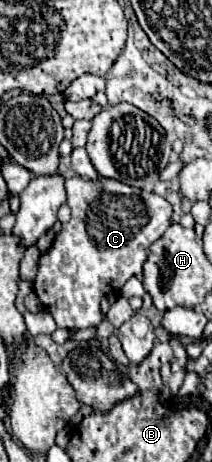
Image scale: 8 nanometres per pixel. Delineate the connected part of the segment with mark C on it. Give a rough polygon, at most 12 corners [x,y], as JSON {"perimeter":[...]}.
{"perimeter":[[115,179],[65,181],[71,219],[33,289],[57,327],[143,271],[173,209]]}

